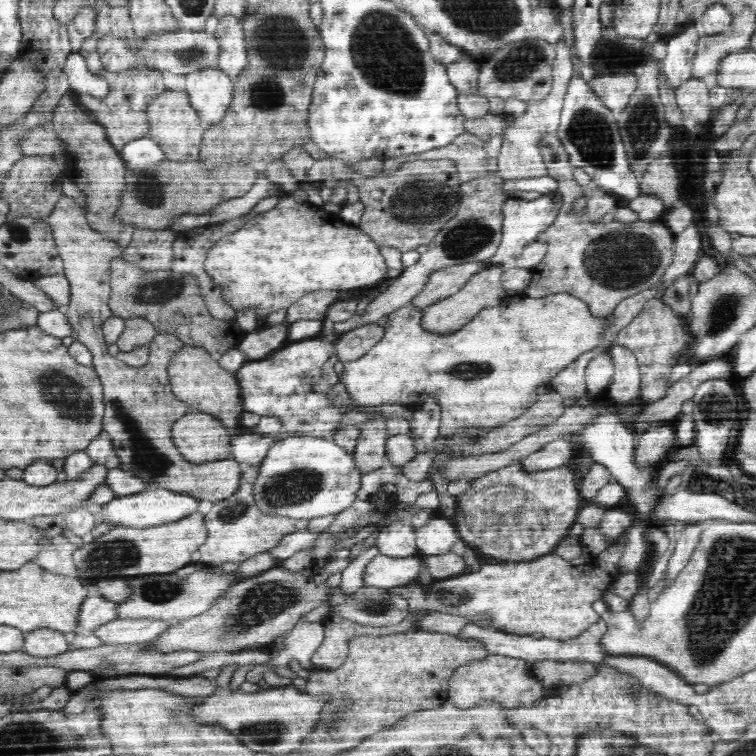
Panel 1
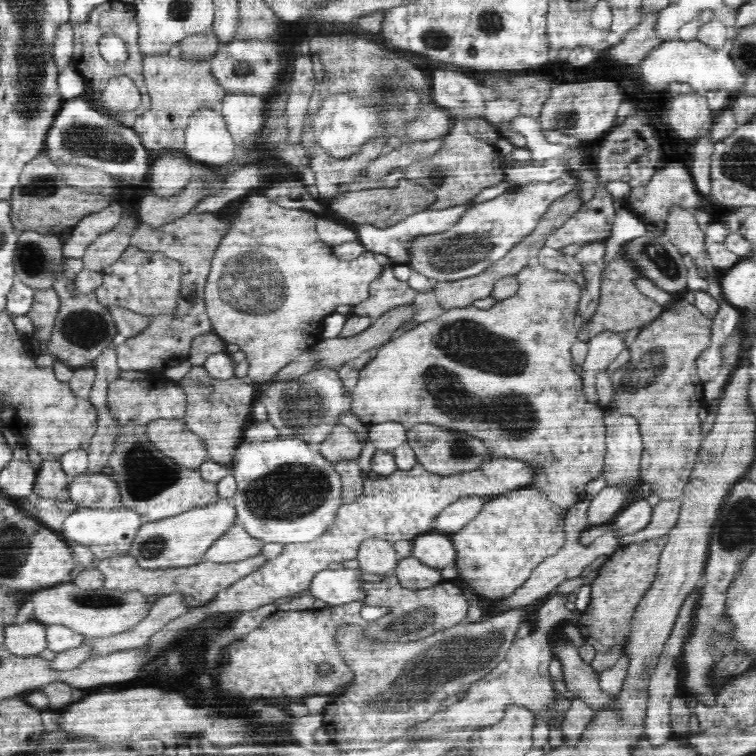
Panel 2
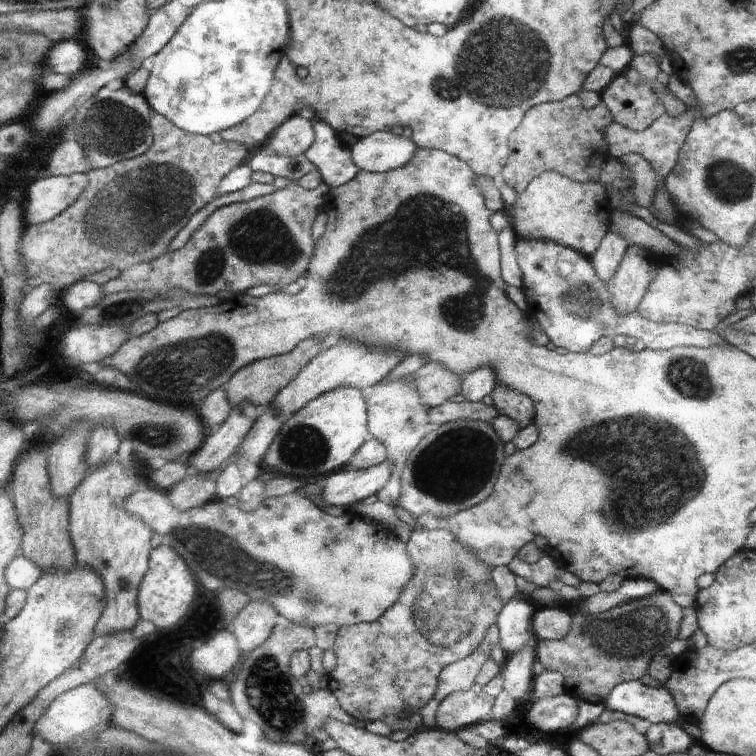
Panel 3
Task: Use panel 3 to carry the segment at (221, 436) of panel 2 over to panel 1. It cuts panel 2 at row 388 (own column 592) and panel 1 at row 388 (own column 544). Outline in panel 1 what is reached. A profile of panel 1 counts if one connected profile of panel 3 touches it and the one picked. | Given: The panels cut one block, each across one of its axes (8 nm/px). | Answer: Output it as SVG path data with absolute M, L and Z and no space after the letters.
M183 344L179 352L170 358L169 379L173 393L178 400L189 404L191 411L206 412L216 416L231 433L242 424L240 419L245 411L239 382L234 373L223 369L219 361L202 347Z

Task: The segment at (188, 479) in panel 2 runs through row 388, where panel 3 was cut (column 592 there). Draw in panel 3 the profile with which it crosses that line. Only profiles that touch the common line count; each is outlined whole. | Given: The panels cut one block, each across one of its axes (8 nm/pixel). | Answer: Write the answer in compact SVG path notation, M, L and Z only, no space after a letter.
M577 94L563 101L540 103L529 108L507 140L510 156L499 180L506 182L518 194L534 178L548 171L557 172L574 182L600 182L601 171L609 157L605 131L612 122L611 111L603 105L585 109Z

